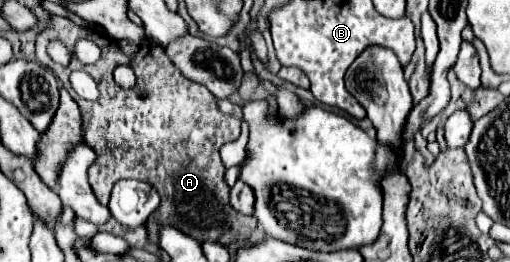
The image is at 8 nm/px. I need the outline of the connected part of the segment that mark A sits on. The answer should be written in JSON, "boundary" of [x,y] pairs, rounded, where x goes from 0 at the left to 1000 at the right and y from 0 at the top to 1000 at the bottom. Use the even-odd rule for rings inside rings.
{"boundary":[[[104,65],[100,95],[73,134],[69,195],[73,233],[92,248],[124,309],[159,416],[163,546],[190,592],[171,653],[171,683],[198,782],[214,775],[225,691],[273,683],[308,714],[316,744],[316,790],[296,821],[296,844],[335,859],[390,927],[418,912],[449,935],[488,912],[492,882],[504,866],[504,836],[473,821],[449,782],[449,714],[437,691],[441,645],[429,599],[433,553],[469,523],[473,462],[461,439],[433,431],[406,332],[363,302],[335,225],[327,225],[327,202],[312,164],[296,164],[296,149],[284,141],[269,210],[249,233],[249,210],[241,210],[229,156],[214,149],[194,111],[155,103],[127,65]],[[100,149],[120,149],[135,195],[143,195],[151,149],[182,149],[198,187],[198,225],[186,248],[155,233],[155,248],[139,240],[135,256],[120,256],[92,210],[92,164]],[[241,240],[253,240],[265,263],[269,324],[261,340],[241,340],[222,309],[222,263]],[[151,263],[171,263],[190,309],[190,385],[167,385],[139,340],[135,286]],[[280,347],[288,347],[288,370],[276,370]]]}

